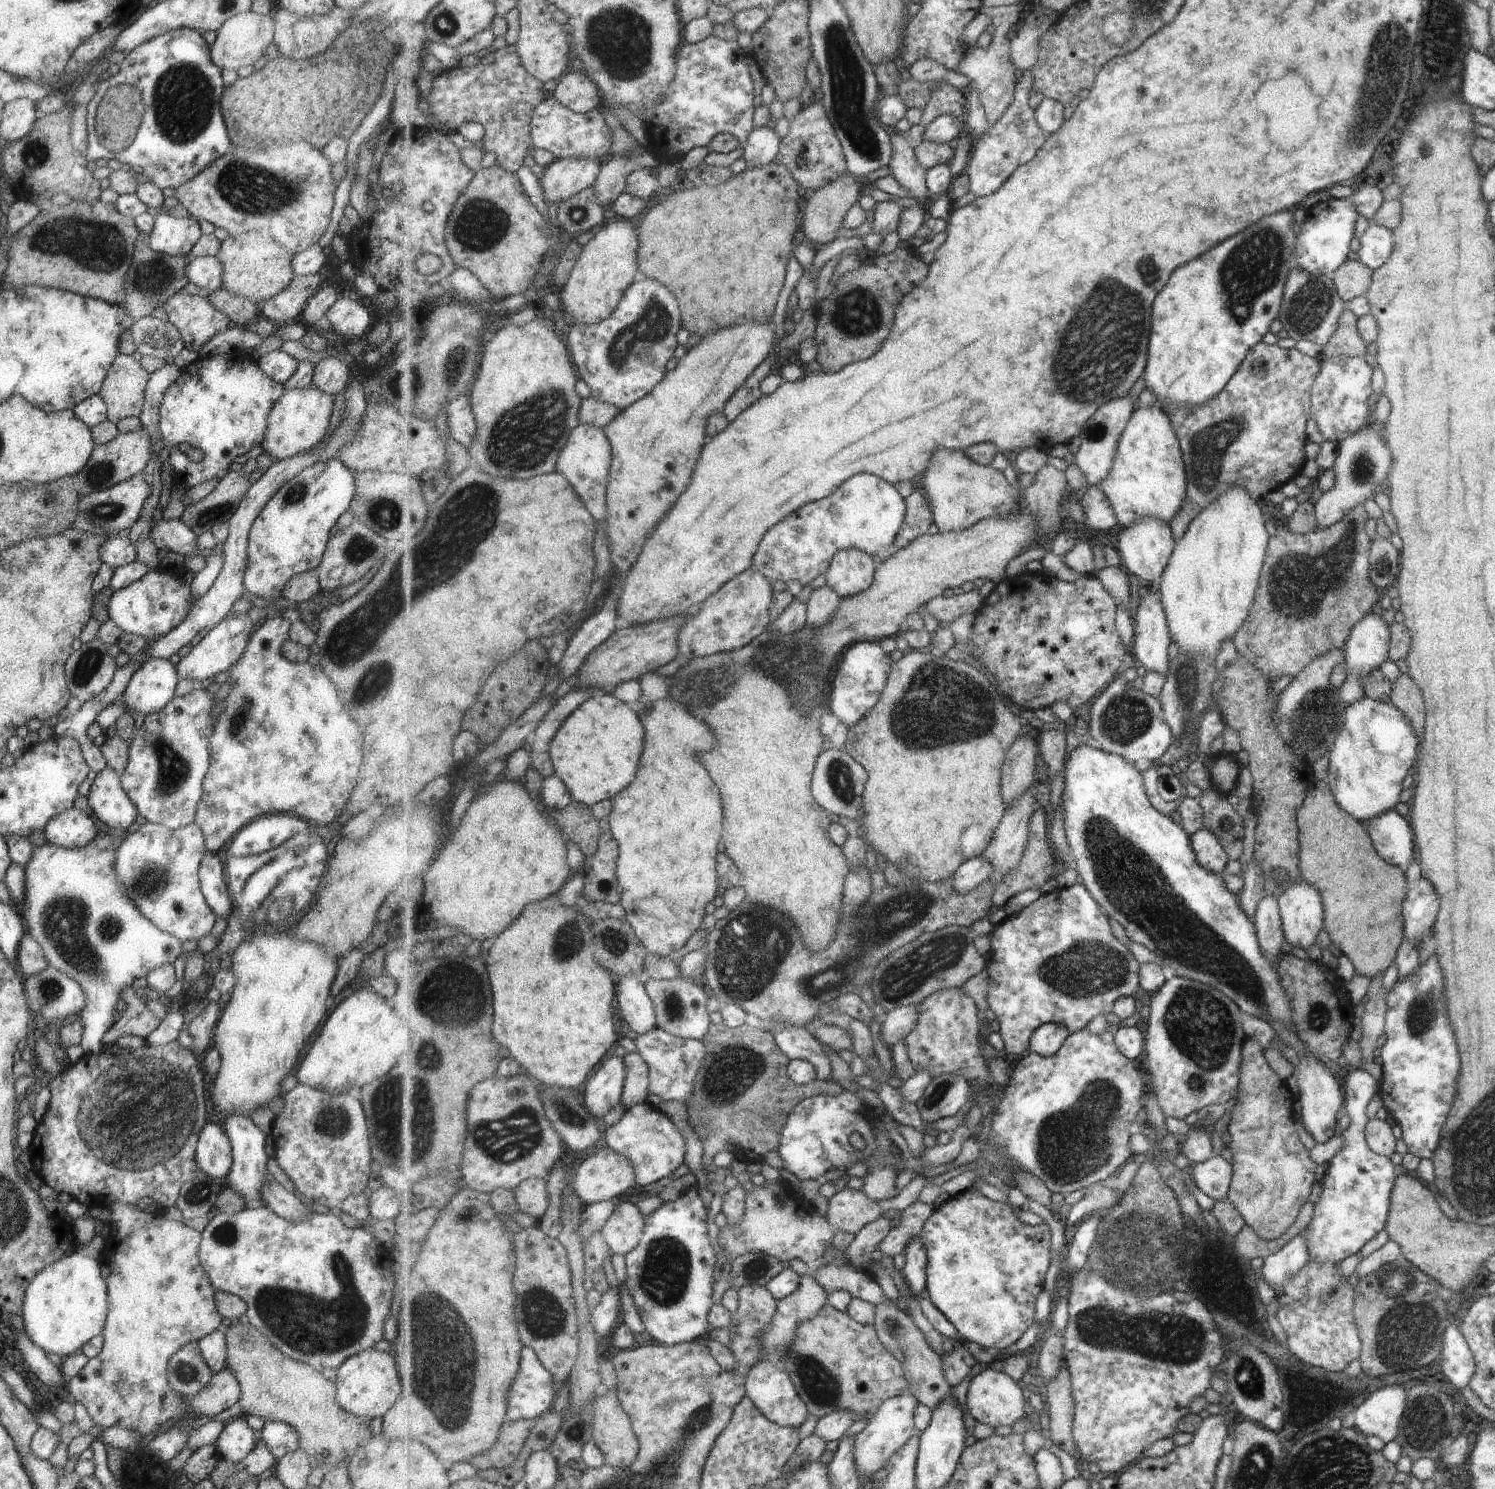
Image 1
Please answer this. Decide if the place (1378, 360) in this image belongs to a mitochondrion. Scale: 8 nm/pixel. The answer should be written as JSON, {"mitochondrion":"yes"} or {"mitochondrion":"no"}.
{"mitochondrion":"no"}

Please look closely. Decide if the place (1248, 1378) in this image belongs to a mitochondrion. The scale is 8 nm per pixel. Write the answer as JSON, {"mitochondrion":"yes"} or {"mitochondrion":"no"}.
{"mitochondrion":"yes"}

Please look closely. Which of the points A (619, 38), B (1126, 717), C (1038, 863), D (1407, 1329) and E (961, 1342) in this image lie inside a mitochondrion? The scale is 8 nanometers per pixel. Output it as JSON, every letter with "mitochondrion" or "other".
{"A":"mitochondrion","B":"mitochondrion","C":"mitochondrion","D":"mitochondrion","E":"other"}

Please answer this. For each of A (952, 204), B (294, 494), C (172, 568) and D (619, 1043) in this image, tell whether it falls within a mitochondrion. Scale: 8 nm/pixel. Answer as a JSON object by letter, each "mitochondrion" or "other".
{"A":"other","B":"mitochondrion","C":"other","D":"other"}

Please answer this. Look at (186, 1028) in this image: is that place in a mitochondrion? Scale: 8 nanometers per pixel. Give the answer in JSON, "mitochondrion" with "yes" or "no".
{"mitochondrion":"no"}

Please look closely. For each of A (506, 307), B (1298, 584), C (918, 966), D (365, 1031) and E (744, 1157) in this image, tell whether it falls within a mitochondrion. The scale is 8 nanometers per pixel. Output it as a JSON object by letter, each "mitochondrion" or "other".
{"A":"other","B":"mitochondrion","C":"mitochondrion","D":"other","E":"other"}

